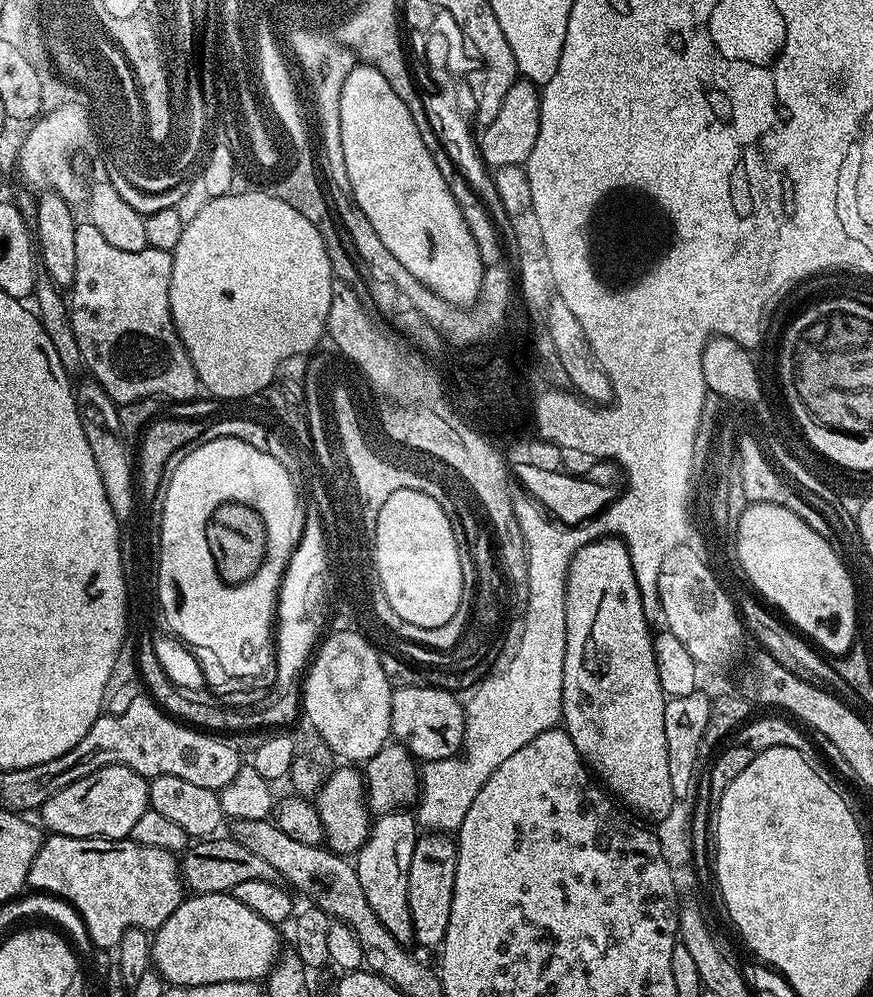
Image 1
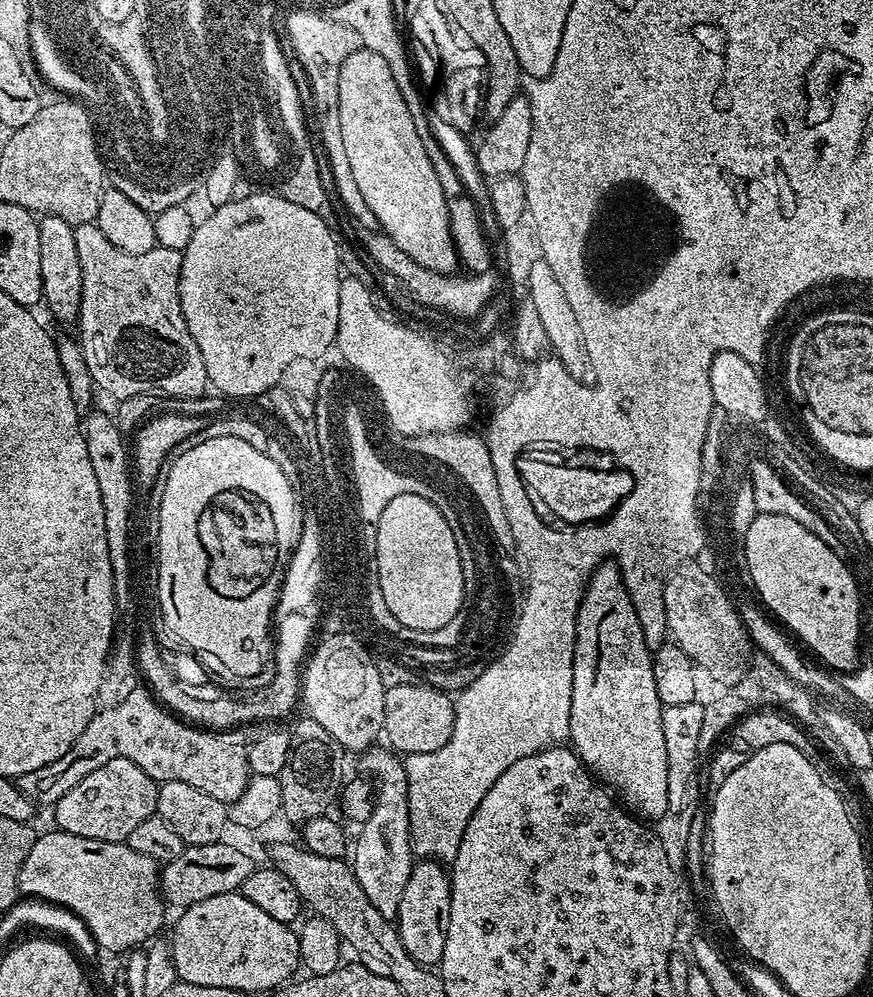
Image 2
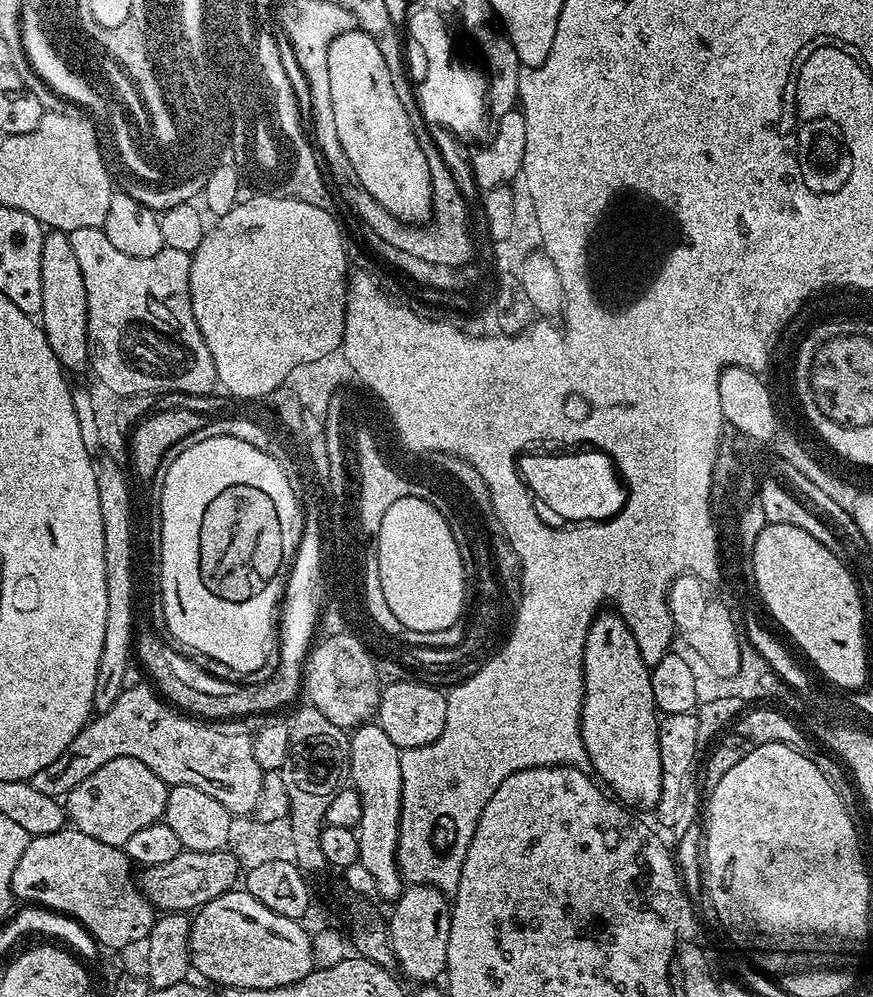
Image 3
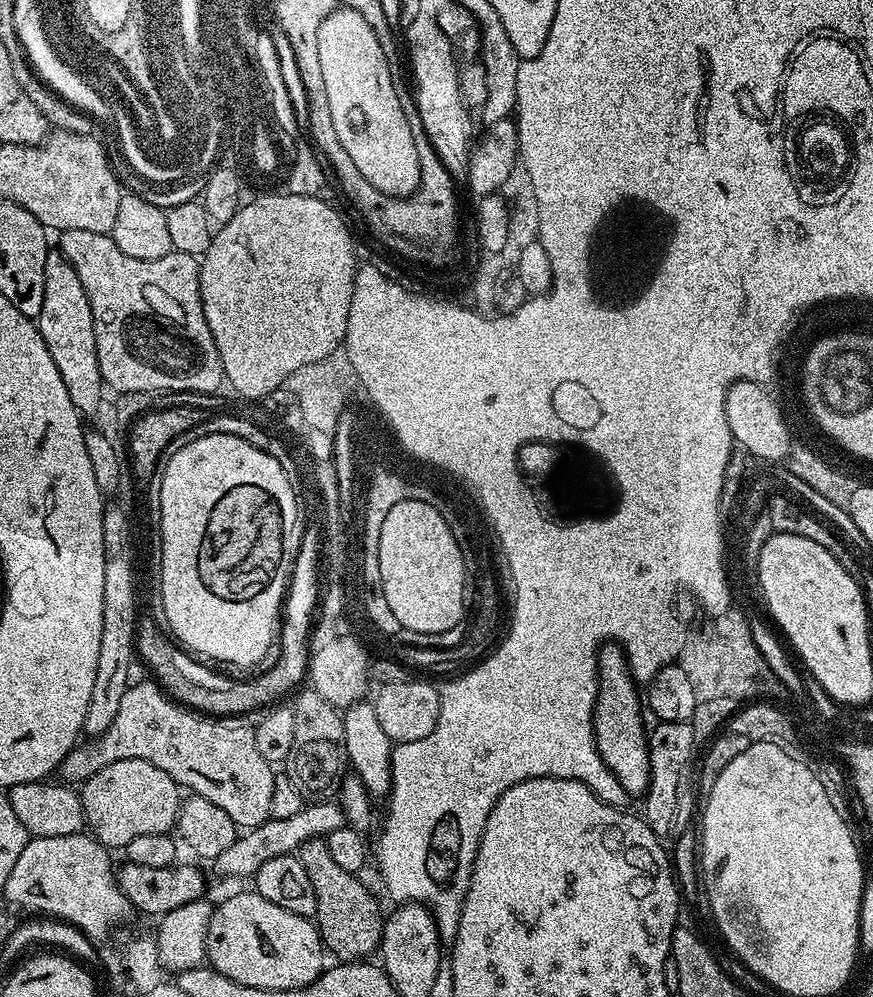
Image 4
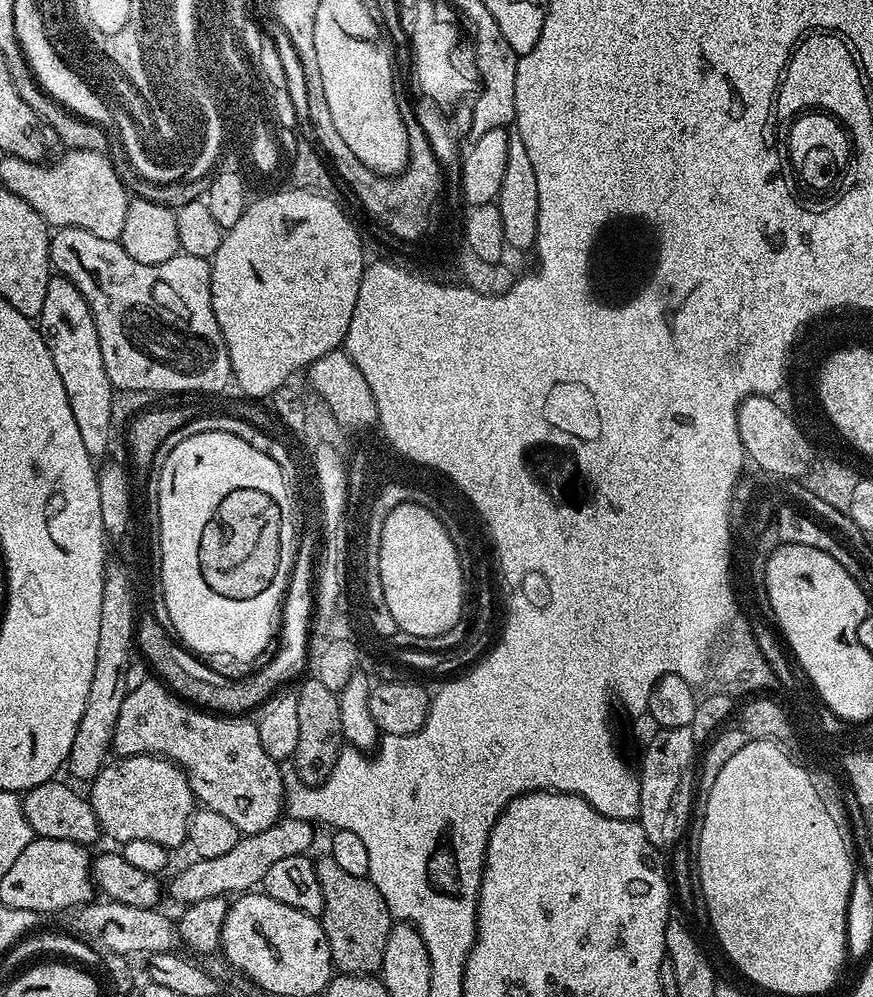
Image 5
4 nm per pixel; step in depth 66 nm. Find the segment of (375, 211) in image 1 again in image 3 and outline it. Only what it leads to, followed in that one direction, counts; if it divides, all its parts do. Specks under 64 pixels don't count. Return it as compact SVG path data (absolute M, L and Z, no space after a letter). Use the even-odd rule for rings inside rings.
M352 31L344 32L330 42L328 52L328 72L329 78L326 81L327 103L330 105L332 115L332 125L338 130L338 142L342 142L342 150L346 150L346 158L358 178L358 182L378 202L387 212L394 214L394 218L403 220L406 224L423 225L432 215L431 198L431 178L429 167L426 164L426 157L422 154L422 149L418 146L418 140L414 138L413 127L408 126L409 117L406 108L403 106L397 94L394 94L394 85L391 81L389 70L386 68L386 59L383 58L380 50L379 40L368 35L366 32Z

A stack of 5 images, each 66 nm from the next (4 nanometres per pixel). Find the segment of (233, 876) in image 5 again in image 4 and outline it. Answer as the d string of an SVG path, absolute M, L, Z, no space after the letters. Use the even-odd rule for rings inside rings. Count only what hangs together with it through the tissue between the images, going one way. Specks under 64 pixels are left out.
M324 800L311 804L314 805L302 806L298 813L292 814L290 818L278 818L277 820L269 818L266 823L237 835L230 850L222 850L222 854L218 854L218 858L214 862L217 874L255 877L258 866L262 866L262 862L270 862L270 858L275 856L293 855L306 841L326 838L335 829L347 827L347 816L339 803Z

